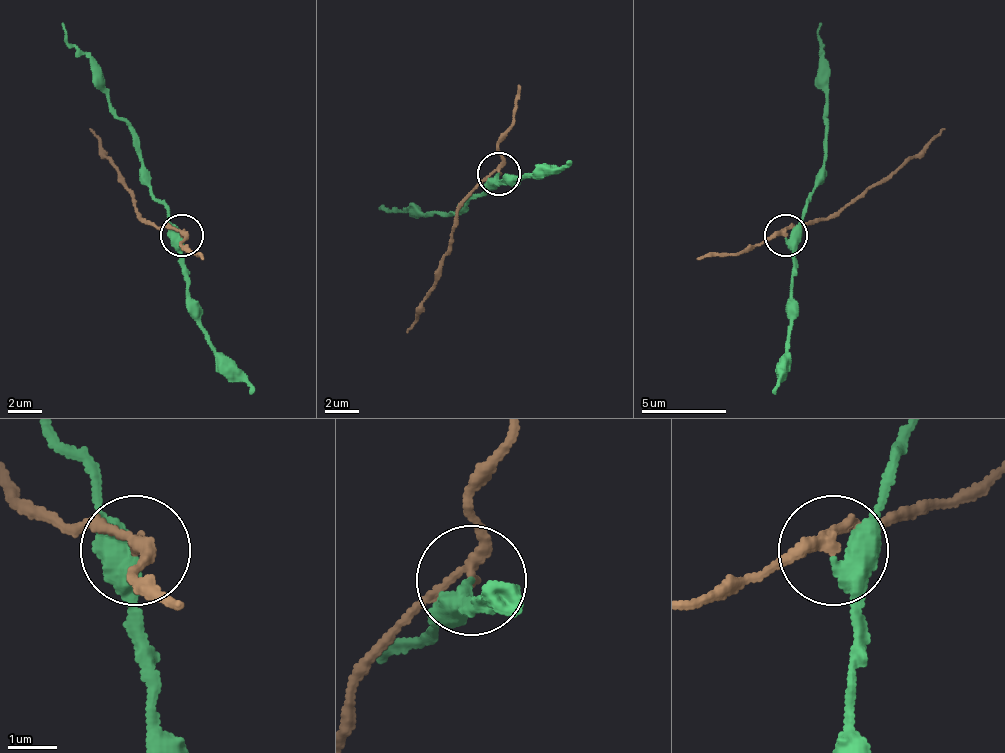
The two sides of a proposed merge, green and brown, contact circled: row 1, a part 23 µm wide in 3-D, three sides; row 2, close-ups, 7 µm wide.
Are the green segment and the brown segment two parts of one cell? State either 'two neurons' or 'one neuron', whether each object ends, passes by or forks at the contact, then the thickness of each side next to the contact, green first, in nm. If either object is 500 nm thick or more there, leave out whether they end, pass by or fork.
two neurons; green passes by; brown passes by; calibres 400 and 200 nm

